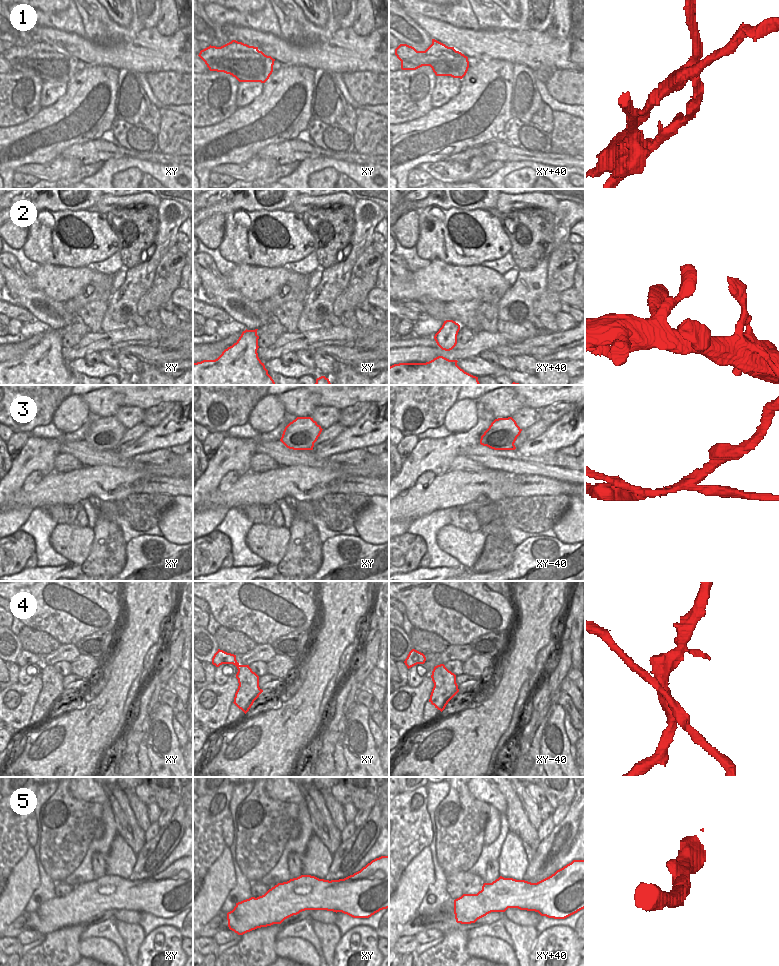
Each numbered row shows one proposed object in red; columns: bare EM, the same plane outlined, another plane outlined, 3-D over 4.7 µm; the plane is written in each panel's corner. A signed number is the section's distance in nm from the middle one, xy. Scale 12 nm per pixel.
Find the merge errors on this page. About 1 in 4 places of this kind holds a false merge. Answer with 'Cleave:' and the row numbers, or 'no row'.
Cleave: 1, 3, 4.

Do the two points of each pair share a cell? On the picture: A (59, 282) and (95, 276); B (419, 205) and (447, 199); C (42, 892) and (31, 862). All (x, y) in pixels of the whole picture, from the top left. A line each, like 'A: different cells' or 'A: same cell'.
A: same cell
B: same cell
C: different cells

